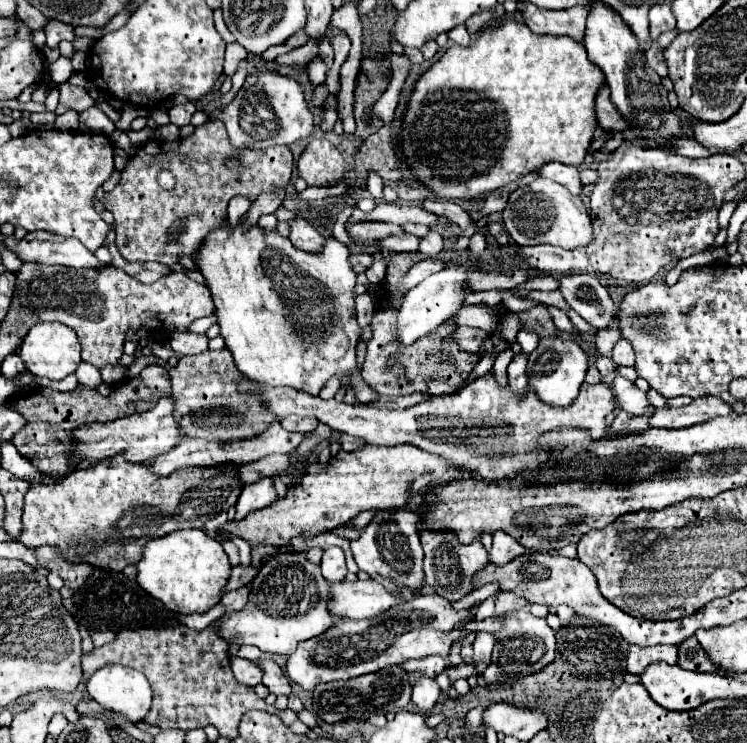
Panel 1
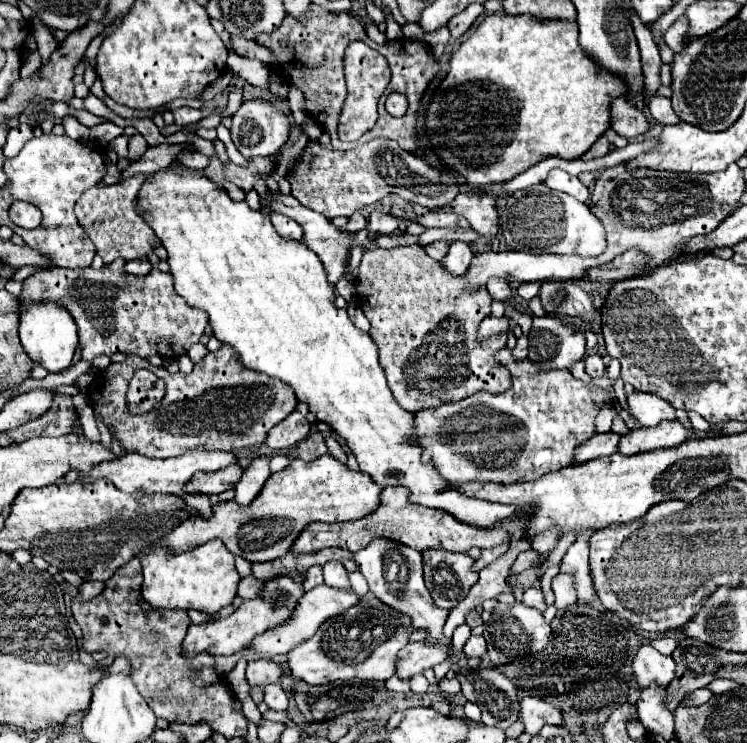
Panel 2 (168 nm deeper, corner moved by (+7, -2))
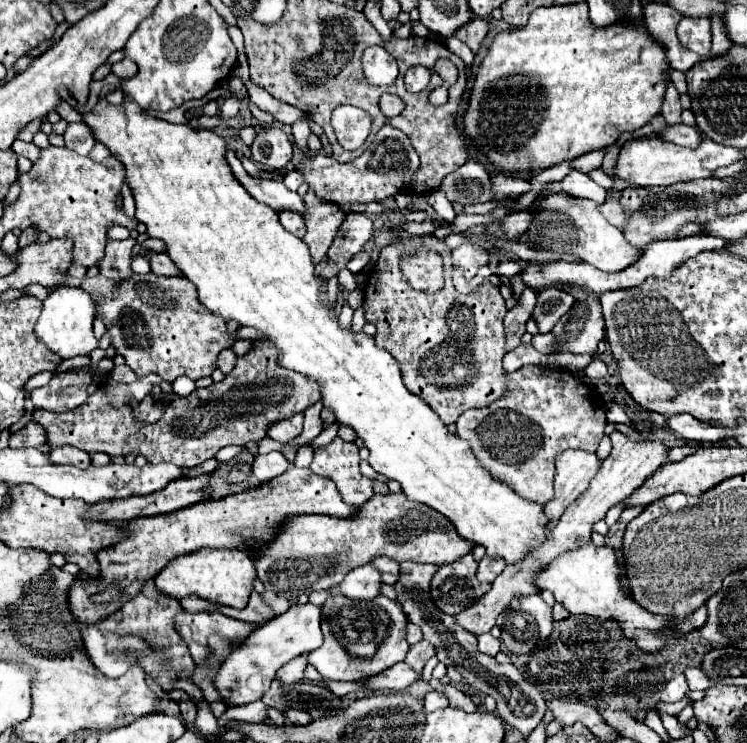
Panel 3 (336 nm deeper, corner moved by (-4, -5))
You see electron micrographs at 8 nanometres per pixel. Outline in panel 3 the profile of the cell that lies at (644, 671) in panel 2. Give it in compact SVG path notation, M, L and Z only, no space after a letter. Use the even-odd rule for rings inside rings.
M677 675L677 677L673 677L673 679L665 685L665 691L661 693L661 701L665 701L665 703L677 703L677 701L681 701L685 695L687 695L685 675Z

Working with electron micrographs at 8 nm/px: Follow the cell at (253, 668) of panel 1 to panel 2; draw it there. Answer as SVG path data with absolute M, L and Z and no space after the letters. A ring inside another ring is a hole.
M254 660L254 662L248 662L246 680L248 680L250 688L274 684L274 682L278 682L280 676L282 676L282 668L276 662L270 662L270 660Z

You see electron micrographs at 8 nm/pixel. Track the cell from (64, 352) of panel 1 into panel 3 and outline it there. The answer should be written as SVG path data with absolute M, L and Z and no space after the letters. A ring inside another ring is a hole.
M59 287L51 291L51 295L43 301L43 311L37 321L35 333L37 337L63 359L75 355L89 355L99 347L99 341L93 335L93 319L95 319L95 303L87 291L77 287Z

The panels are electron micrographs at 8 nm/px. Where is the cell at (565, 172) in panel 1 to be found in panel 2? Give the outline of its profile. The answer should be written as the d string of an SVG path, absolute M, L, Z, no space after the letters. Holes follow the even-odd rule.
M560 168L550 170L544 184L546 184L548 188L552 188L552 190L566 192L566 194L574 196L574 198L580 200L580 202L586 202L586 198L588 198L588 188L586 188L578 178L570 176L568 172L564 172L564 170L560 170Z

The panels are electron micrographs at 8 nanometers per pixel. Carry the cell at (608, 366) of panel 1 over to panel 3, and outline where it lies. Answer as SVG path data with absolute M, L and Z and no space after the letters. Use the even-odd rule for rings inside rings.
M593 359L587 367L585 367L585 375L587 377L605 377L607 375L607 365L601 359Z

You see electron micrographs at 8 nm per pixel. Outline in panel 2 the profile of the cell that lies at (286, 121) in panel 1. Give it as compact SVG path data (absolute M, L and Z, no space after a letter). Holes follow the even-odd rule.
M262 98L248 100L248 102L242 102L238 112L232 116L230 134L232 134L234 146L238 148L238 152L244 158L274 156L280 152L280 148L286 144L286 140L290 136L290 120L274 102L268 102Z

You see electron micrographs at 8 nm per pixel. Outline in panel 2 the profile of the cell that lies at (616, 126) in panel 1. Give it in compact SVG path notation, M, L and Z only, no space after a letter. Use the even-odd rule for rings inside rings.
M614 98L610 104L610 128L624 138L634 138L648 130L648 122L644 112L634 108L628 100Z

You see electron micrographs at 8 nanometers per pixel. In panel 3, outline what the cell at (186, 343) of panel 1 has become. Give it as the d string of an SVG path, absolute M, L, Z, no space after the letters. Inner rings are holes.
M223 349L223 351L219 353L217 367L227 375L227 371L231 371L231 367L235 367L235 359L237 359L237 355L233 353L233 349Z

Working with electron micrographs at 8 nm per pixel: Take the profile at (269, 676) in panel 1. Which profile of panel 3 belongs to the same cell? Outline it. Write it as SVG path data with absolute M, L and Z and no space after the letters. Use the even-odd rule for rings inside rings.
M289 709L285 715L291 725L309 725L313 721L307 711L299 711L299 709Z

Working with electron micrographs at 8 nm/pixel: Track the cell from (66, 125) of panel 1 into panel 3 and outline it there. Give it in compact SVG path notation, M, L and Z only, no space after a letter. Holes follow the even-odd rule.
M69 123L65 129L65 147L75 151L77 155L89 155L96 141L91 129L85 123Z

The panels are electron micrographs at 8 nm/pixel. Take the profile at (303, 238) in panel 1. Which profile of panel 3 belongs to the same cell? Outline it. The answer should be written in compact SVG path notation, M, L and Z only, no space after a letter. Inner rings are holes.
M279 211L279 219L281 219L281 225L289 233L293 233L295 237L303 237L305 235L305 219L297 211Z

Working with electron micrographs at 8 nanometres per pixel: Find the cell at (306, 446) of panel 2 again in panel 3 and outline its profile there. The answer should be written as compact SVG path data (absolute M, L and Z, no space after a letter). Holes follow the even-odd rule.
M343 439L315 449L313 463L309 467L313 473L335 481L343 501L351 507L361 507L373 497L373 479L367 479L359 471L359 447Z

